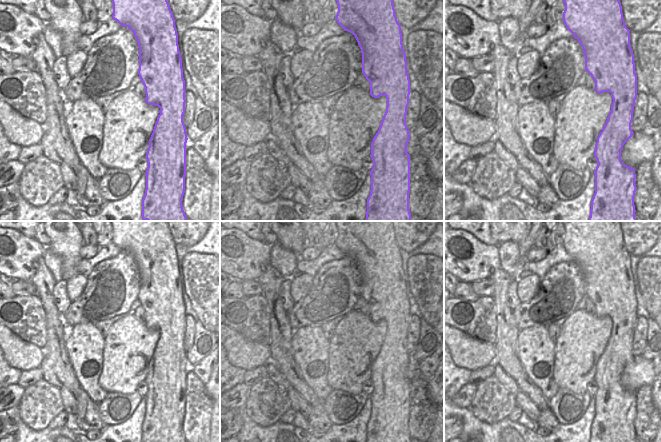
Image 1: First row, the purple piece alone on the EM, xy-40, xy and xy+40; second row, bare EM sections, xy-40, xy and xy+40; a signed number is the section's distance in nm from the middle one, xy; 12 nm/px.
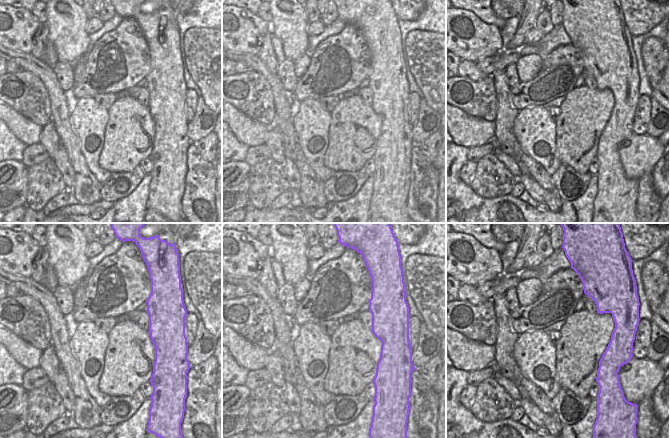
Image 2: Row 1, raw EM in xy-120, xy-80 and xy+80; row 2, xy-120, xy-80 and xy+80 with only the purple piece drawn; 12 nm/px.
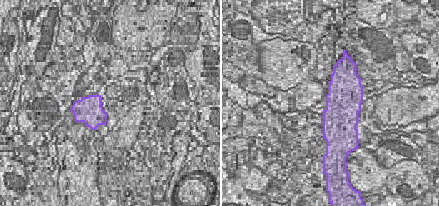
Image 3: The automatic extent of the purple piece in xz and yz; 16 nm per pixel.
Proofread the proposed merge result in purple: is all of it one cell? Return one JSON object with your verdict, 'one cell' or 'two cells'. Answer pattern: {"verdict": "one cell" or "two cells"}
{"verdict": "two cells"}

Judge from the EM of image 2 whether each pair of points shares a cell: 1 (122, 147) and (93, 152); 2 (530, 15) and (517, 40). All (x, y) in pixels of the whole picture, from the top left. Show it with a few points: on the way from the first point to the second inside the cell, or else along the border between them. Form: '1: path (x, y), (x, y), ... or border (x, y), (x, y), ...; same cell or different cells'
1: border (105, 128), (99, 165), (111, 172); different cells
2: path (527, 21), (520, 34); same cell

